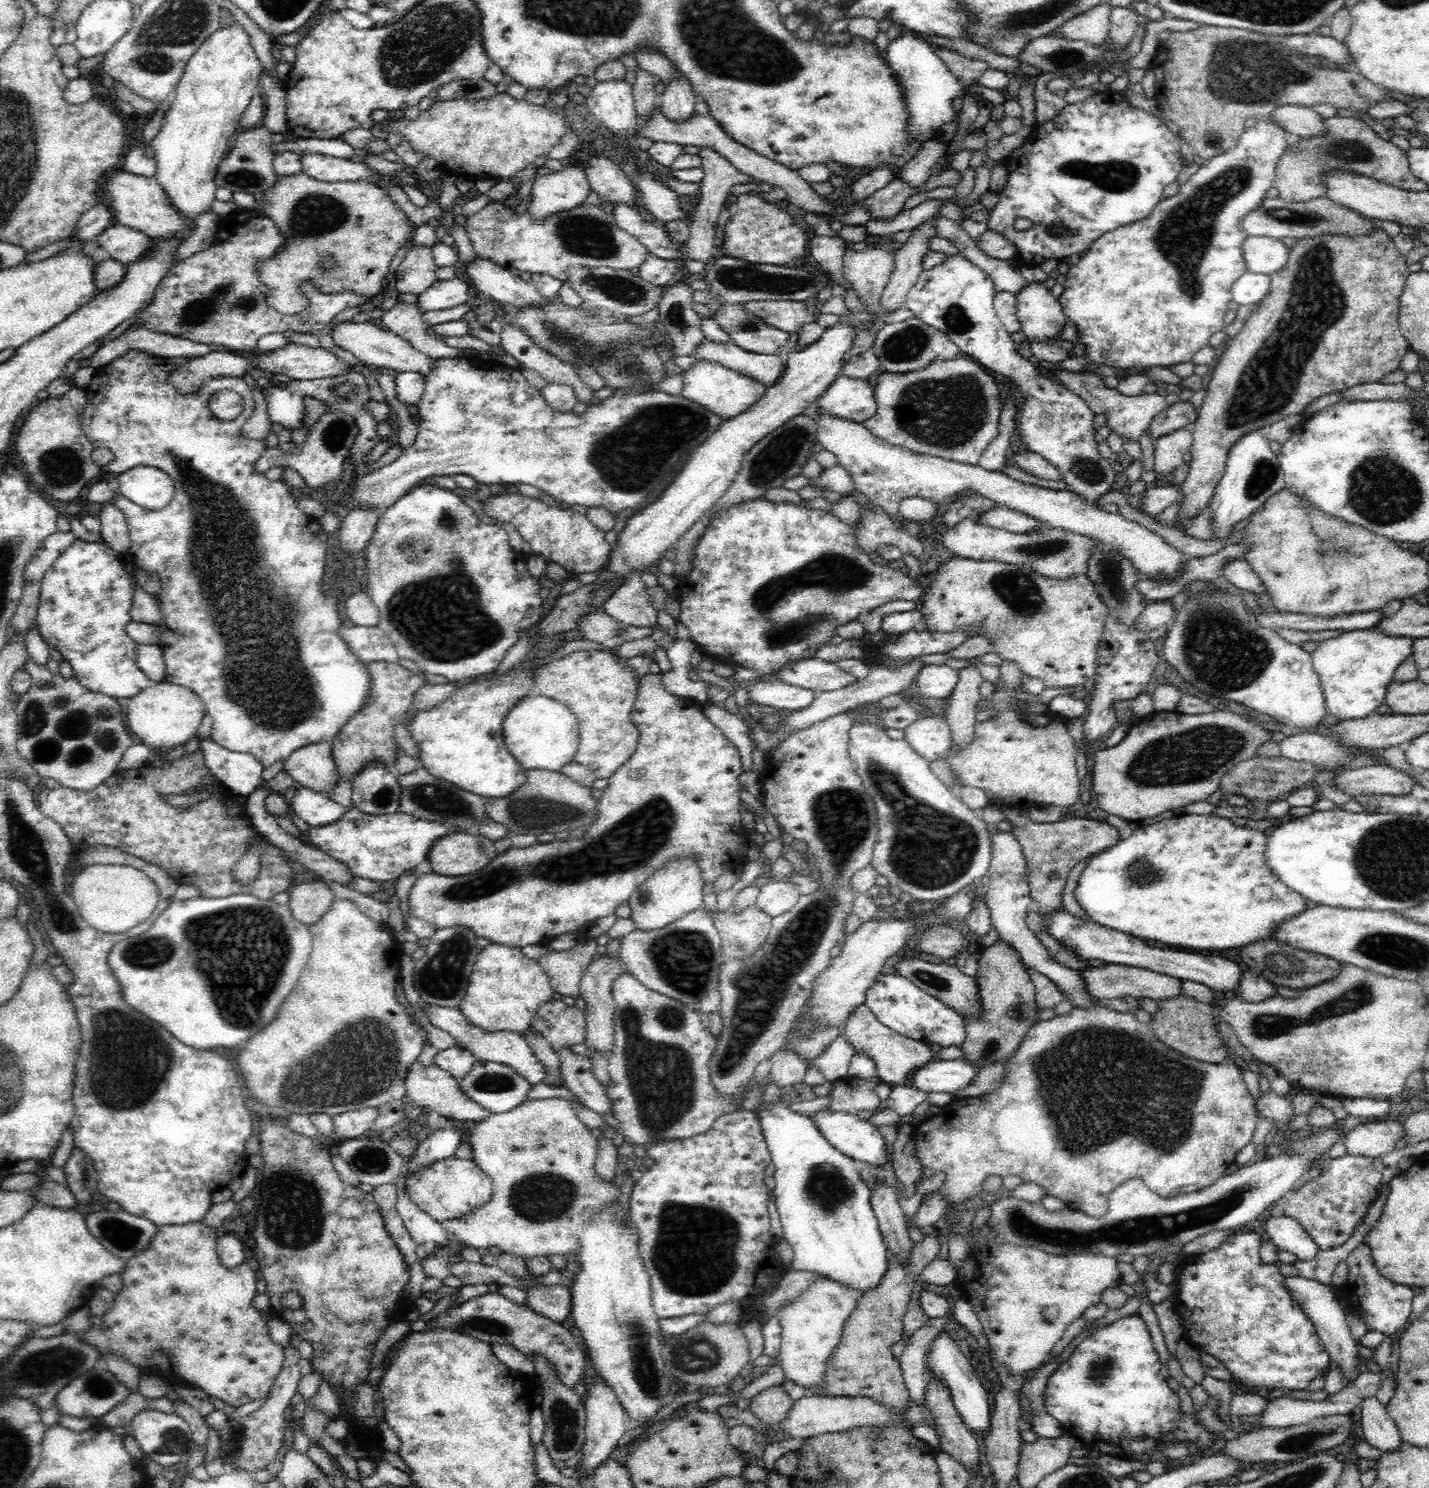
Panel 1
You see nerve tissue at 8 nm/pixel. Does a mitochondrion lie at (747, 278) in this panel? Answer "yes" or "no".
yes

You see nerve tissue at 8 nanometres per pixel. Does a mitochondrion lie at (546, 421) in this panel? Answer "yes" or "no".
no

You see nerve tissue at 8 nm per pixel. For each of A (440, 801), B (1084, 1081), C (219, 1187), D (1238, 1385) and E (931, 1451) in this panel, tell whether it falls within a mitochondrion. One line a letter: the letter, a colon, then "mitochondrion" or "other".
A: mitochondrion
B: mitochondrion
C: other
D: other
E: other

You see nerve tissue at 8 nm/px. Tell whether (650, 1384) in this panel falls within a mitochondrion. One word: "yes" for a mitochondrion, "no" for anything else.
yes

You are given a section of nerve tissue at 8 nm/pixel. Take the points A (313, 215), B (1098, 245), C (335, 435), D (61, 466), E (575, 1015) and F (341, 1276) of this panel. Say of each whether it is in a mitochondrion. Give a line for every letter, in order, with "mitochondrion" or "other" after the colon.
A: mitochondrion
B: other
C: mitochondrion
D: mitochondrion
E: other
F: other

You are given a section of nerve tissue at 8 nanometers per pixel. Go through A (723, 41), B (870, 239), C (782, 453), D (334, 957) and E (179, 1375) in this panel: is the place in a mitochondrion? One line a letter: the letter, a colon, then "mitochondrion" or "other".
A: mitochondrion
B: other
C: mitochondrion
D: other
E: other

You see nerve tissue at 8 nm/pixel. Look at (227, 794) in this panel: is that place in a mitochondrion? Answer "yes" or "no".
no

